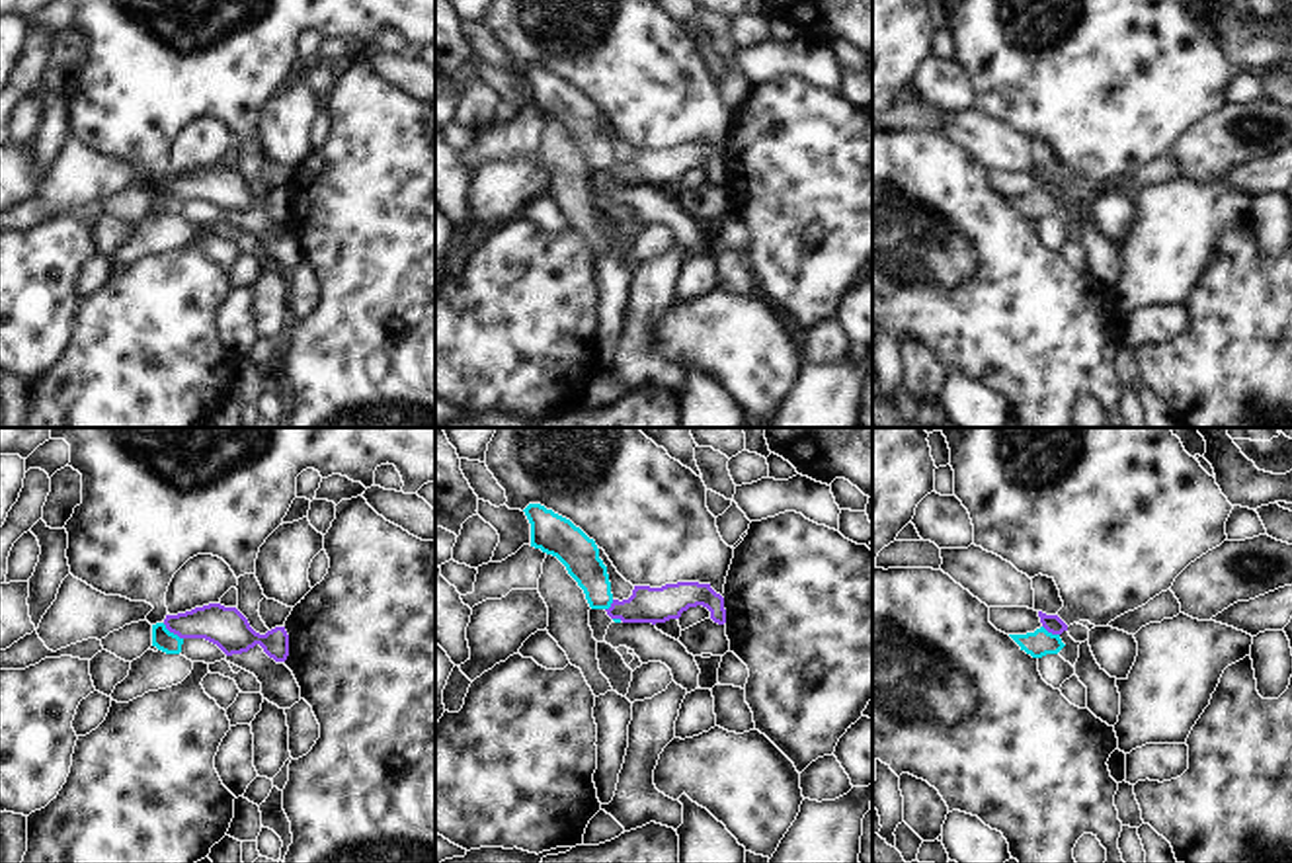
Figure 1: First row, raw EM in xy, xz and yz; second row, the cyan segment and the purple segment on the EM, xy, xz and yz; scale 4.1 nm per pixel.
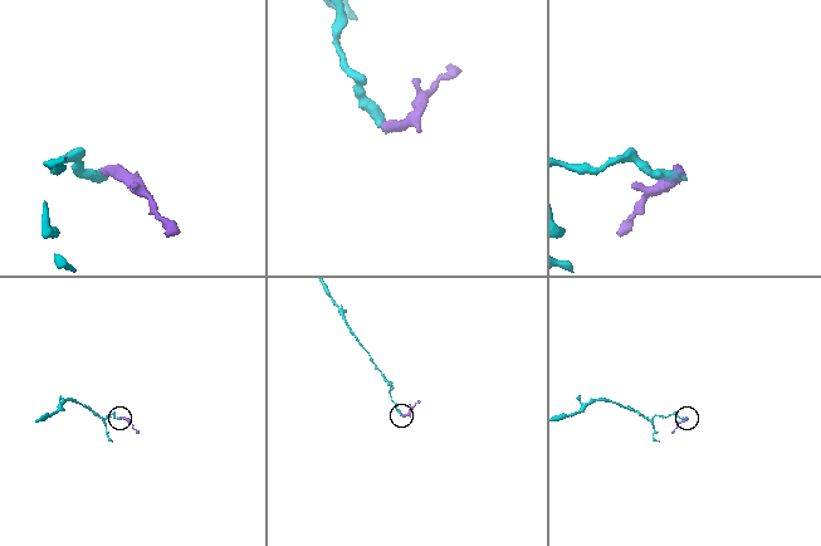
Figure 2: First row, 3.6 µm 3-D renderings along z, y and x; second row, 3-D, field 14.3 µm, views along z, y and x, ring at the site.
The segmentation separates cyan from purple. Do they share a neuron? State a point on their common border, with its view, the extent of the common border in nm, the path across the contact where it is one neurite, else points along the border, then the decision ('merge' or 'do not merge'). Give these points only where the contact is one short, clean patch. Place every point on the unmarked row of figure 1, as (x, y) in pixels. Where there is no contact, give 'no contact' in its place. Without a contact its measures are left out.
xy (172, 196) | 110 nm | along xy (162, 186), (182, 202) | do not merge

